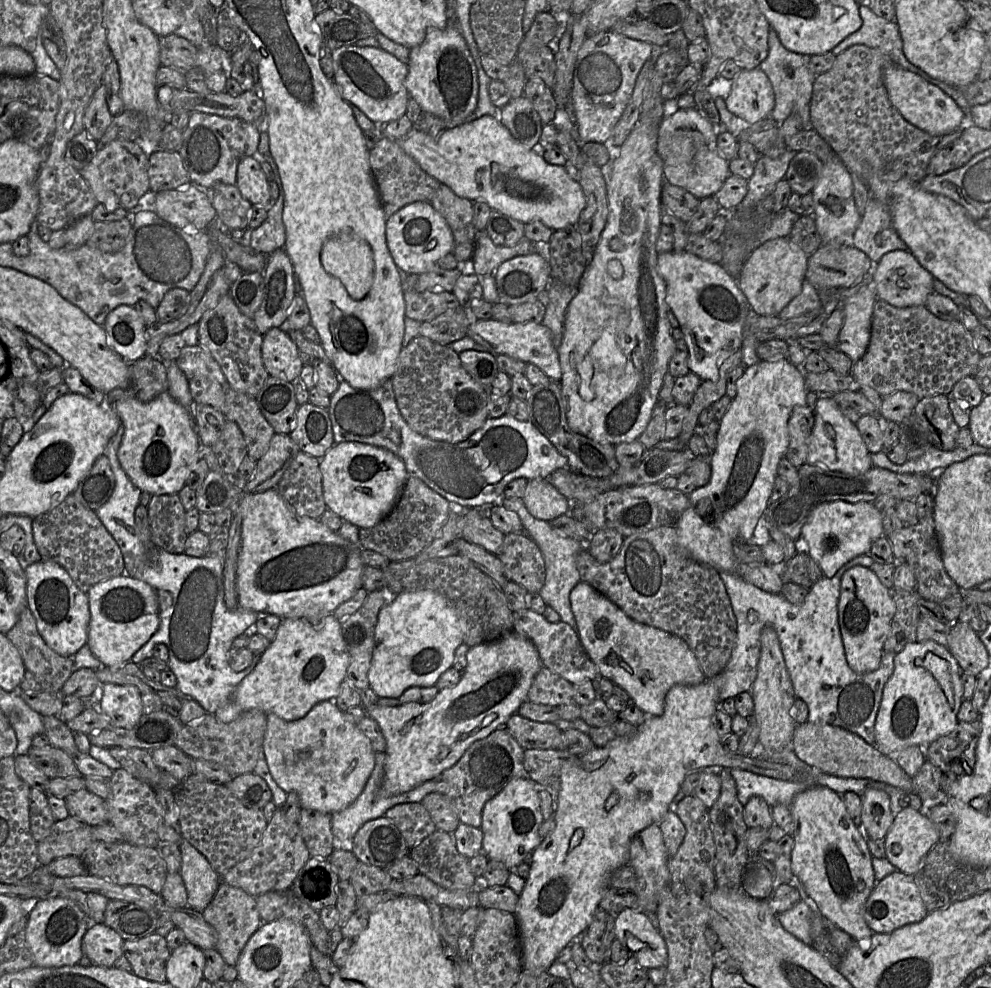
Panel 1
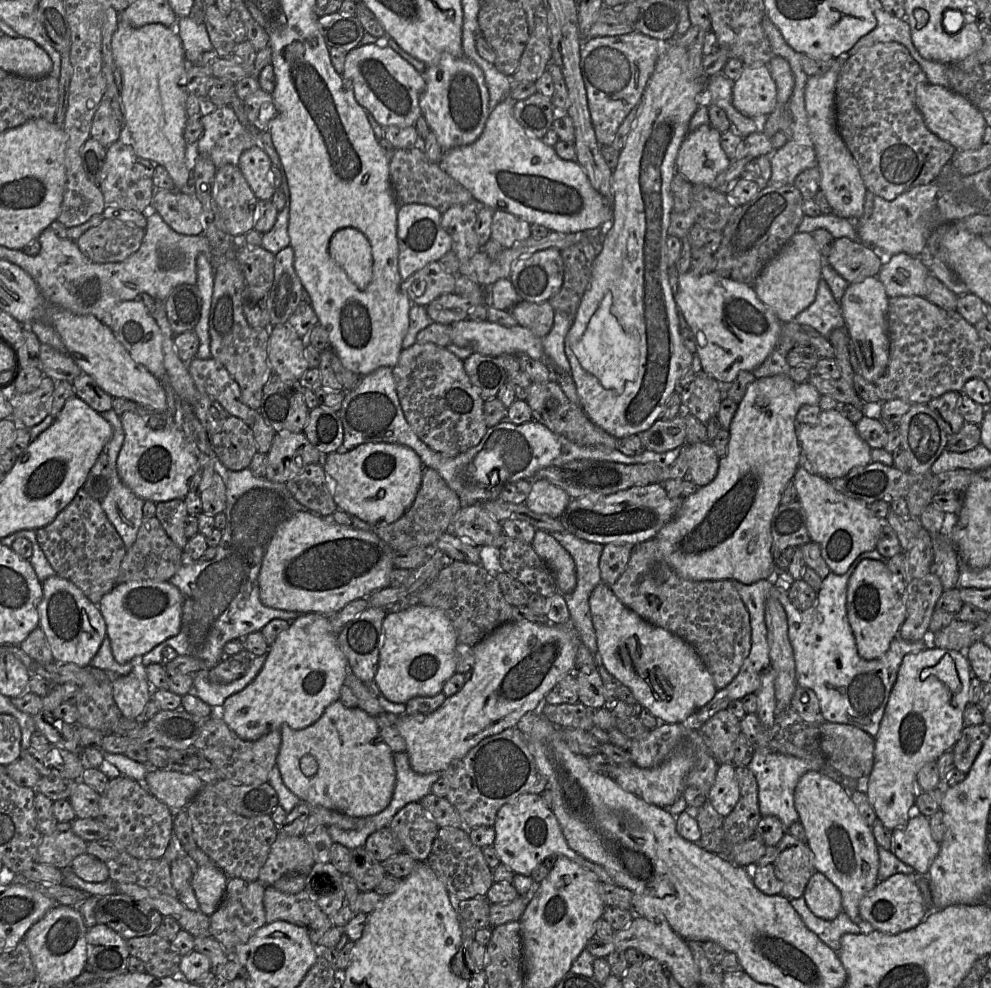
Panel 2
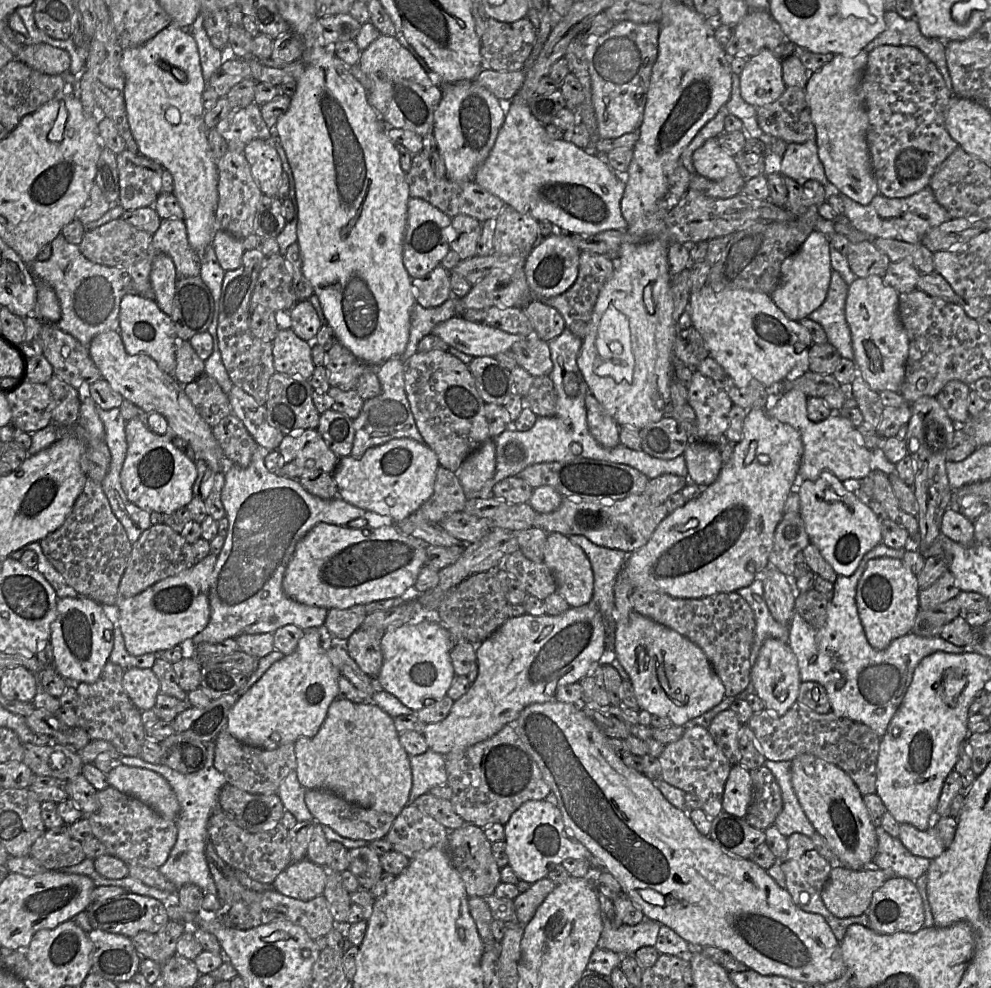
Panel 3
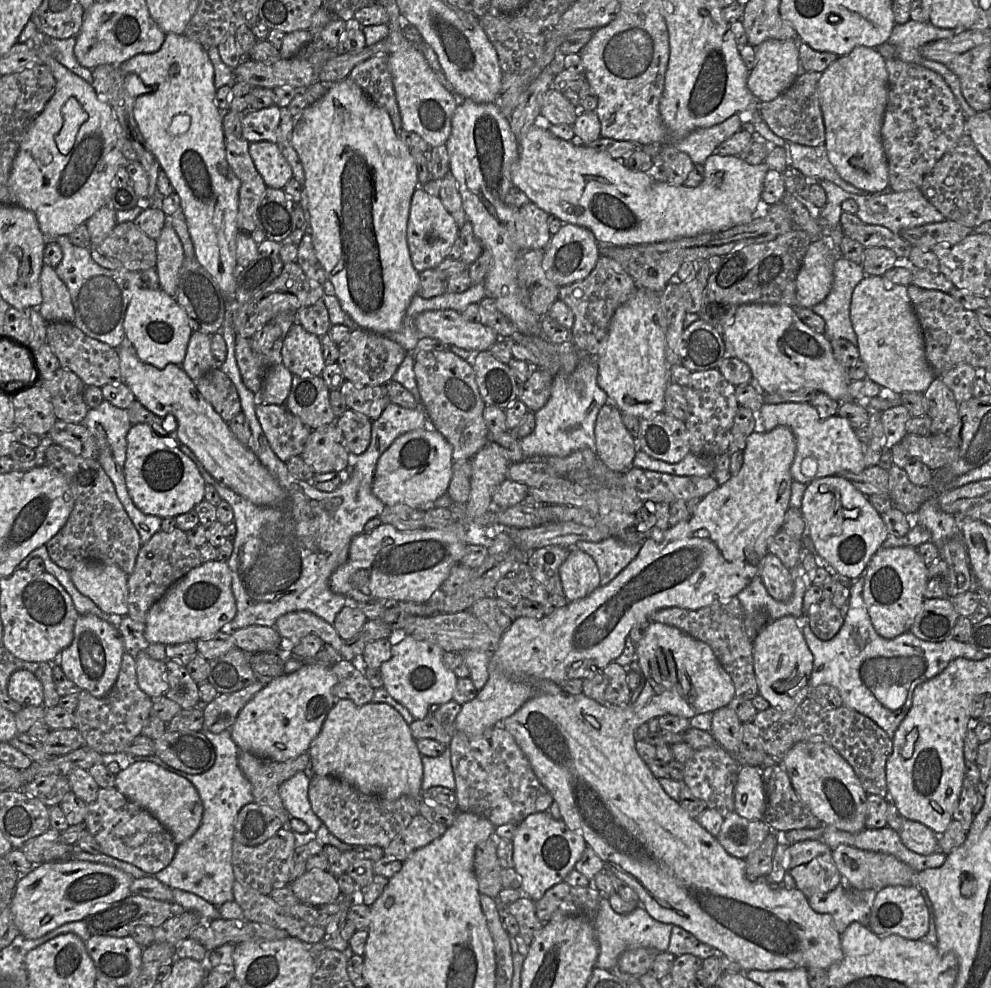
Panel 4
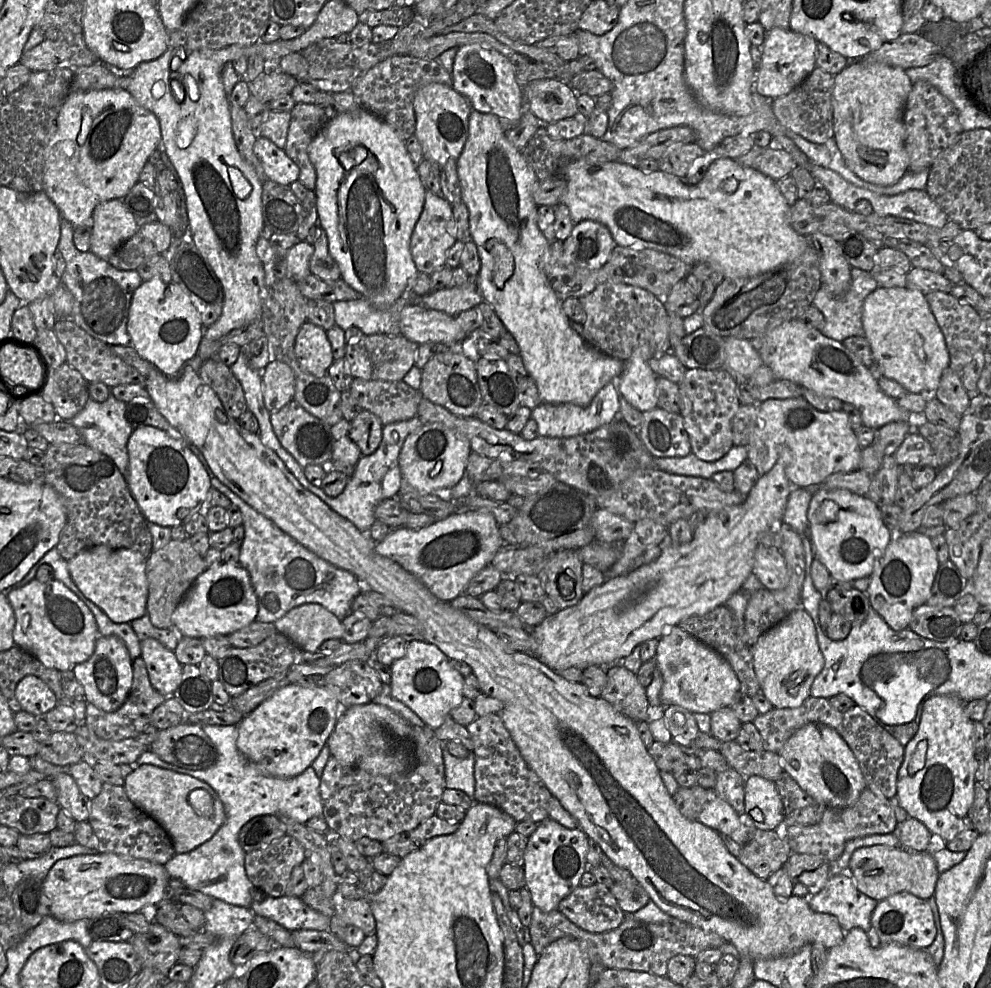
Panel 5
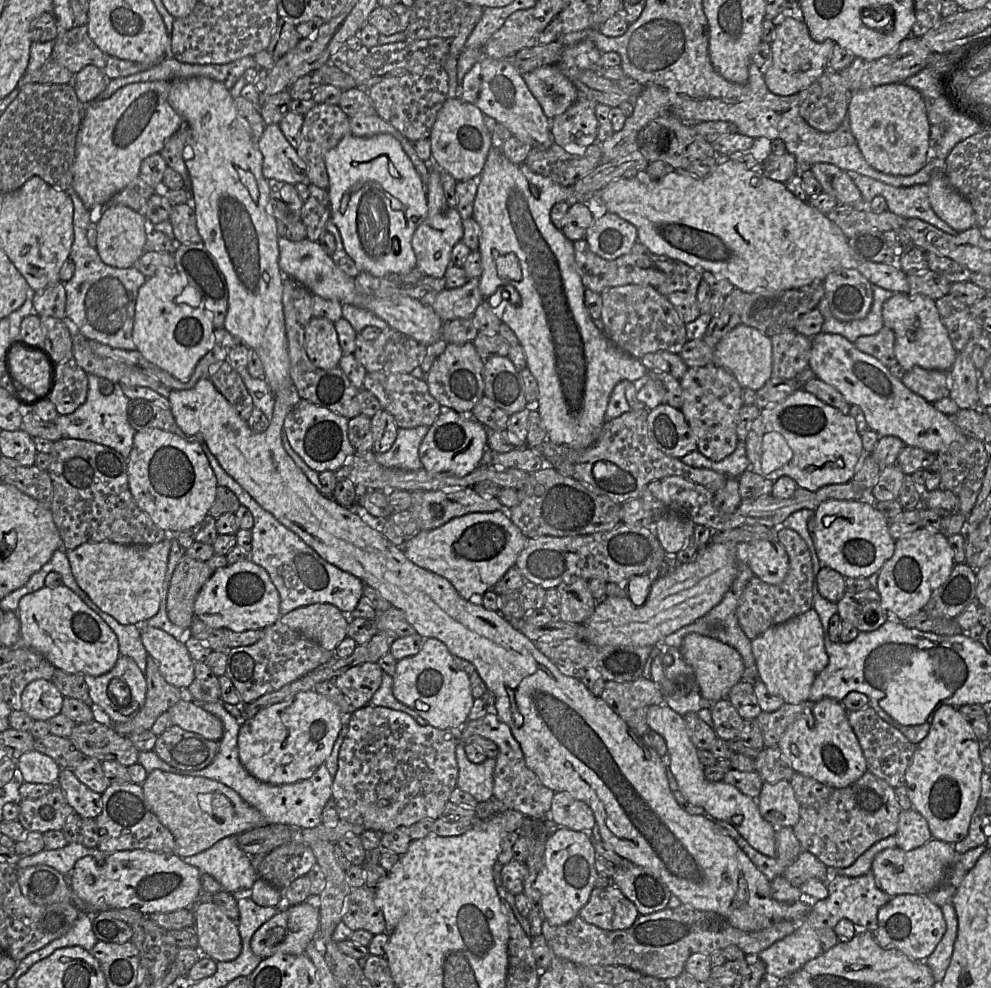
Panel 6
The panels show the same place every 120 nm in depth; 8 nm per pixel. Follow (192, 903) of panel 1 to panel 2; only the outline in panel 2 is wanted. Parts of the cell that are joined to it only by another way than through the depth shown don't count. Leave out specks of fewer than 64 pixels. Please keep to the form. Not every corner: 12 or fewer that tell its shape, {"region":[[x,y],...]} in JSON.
{"region":[[216,865],[194,868],[199,911],[211,916],[230,878]]}

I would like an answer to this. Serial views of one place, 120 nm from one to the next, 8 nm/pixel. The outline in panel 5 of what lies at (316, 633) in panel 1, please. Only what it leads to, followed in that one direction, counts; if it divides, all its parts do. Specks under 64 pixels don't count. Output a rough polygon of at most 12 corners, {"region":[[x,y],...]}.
{"region":[[284,686],[244,716],[237,748],[273,776],[311,767],[336,696]]}

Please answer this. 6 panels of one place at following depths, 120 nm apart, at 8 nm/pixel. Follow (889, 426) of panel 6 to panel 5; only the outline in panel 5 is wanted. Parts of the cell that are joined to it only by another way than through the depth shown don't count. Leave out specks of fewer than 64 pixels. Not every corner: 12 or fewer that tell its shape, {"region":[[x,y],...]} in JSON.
{"region":[[798,319],[750,339],[776,379],[851,403],[880,429],[928,421],[842,342]]}

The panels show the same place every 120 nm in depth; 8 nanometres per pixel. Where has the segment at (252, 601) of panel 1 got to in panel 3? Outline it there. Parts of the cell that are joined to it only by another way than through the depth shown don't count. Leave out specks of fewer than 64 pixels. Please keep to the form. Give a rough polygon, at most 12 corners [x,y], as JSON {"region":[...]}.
{"region":[[319,523],[282,582],[348,609],[414,586],[427,543]]}

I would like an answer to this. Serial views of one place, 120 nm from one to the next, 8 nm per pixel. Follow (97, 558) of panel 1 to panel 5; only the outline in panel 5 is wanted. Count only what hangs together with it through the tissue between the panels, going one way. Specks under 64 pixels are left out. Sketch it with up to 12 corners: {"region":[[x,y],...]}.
{"region":[[50,444],[45,484],[67,562],[104,545],[145,558],[148,521],[114,461]]}

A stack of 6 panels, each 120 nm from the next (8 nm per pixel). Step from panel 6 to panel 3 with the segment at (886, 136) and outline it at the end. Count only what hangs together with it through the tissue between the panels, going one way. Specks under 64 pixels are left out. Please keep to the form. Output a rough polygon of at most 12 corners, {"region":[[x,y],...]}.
{"region":[[868,54],[834,55],[804,87],[825,175],[879,194],[858,90]]}

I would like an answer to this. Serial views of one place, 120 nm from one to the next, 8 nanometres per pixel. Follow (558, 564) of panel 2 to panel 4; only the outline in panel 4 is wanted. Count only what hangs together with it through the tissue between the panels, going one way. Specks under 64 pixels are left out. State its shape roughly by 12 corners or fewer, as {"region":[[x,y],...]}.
{"region":[[570,547],[559,574],[569,602],[600,586],[594,559]]}

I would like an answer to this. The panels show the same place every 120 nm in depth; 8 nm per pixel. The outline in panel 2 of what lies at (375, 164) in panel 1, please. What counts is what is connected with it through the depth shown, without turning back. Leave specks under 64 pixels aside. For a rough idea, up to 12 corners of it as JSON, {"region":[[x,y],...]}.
{"region":[[421,146],[395,149],[389,174],[399,206],[441,214],[476,203]]}

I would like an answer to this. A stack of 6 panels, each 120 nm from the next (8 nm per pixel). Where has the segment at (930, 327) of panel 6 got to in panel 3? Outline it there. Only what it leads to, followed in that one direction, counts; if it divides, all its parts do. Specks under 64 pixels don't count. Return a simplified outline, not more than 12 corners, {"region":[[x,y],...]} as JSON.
{"region":[[878,275],[848,288],[854,361],[876,392],[899,392],[909,338]]}

